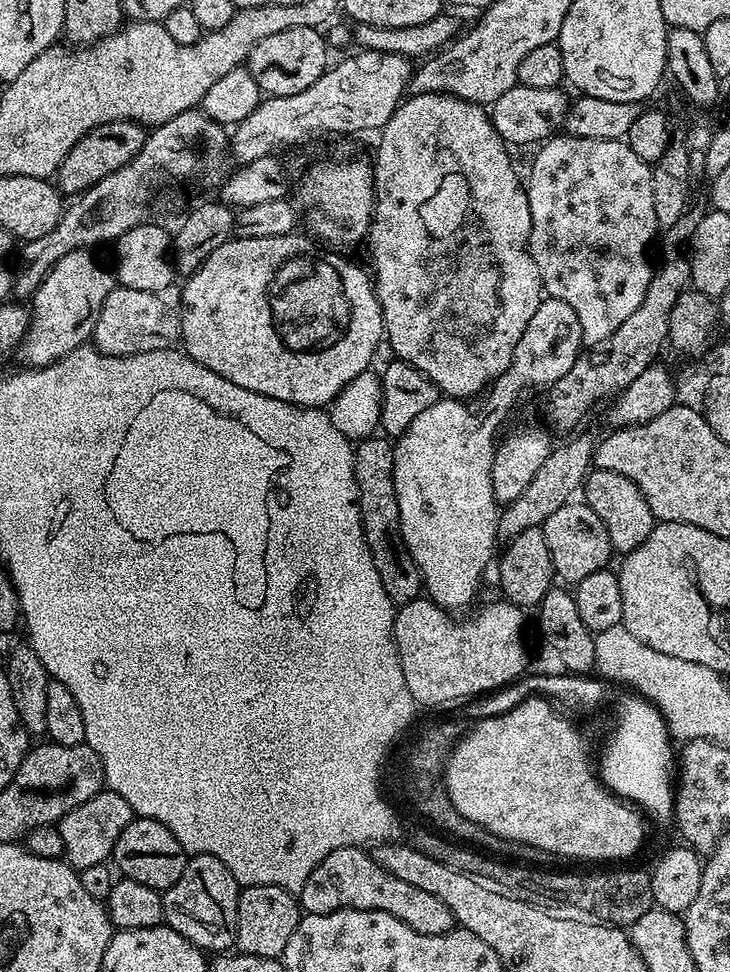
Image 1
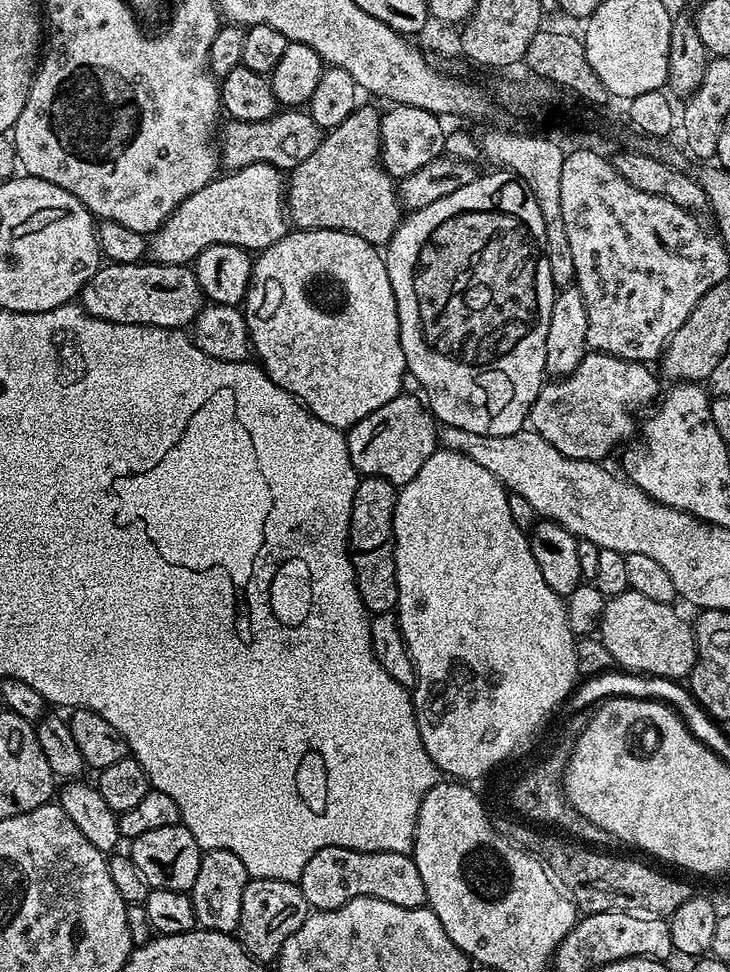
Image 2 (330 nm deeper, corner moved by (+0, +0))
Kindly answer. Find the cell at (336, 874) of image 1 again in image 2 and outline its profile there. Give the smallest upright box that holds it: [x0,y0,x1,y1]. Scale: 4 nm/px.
[298,846,428,910]

